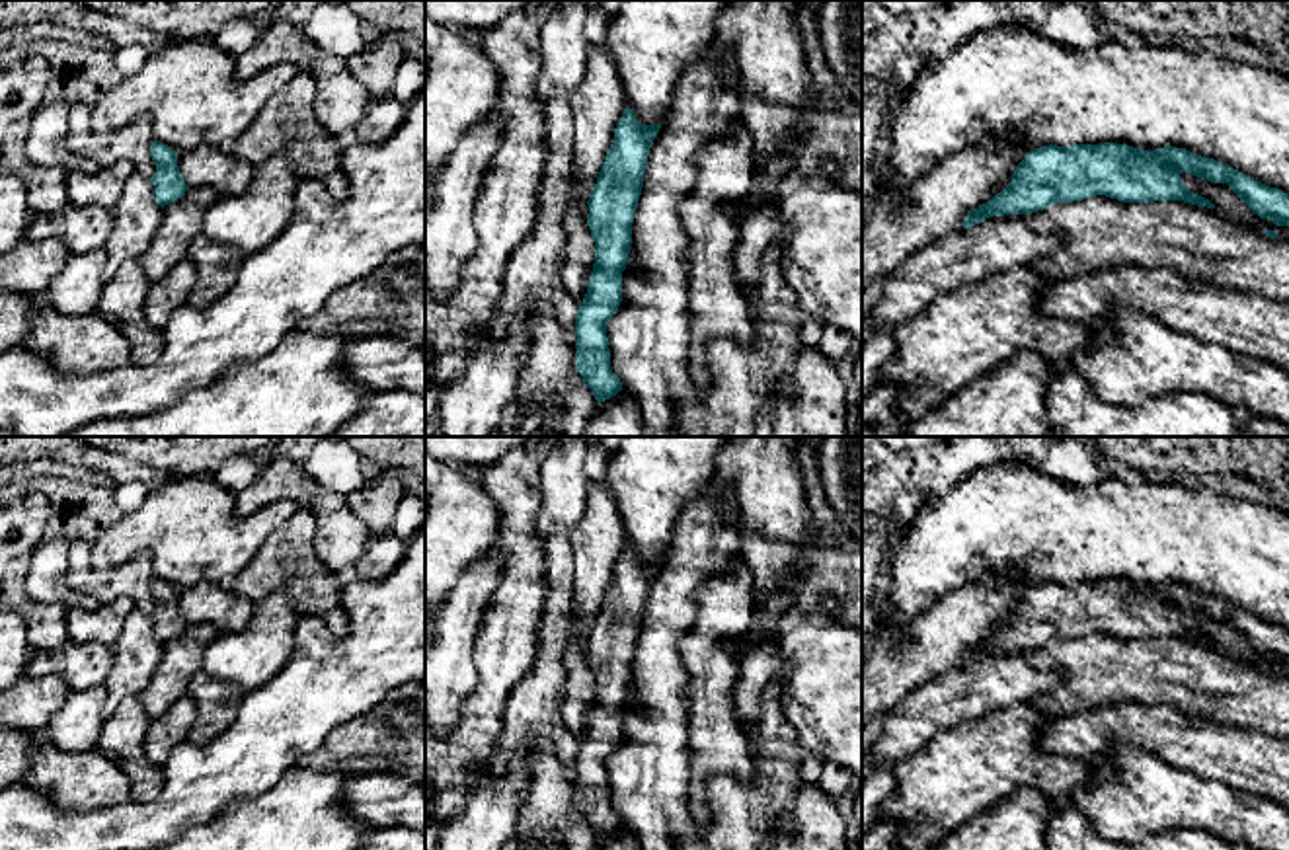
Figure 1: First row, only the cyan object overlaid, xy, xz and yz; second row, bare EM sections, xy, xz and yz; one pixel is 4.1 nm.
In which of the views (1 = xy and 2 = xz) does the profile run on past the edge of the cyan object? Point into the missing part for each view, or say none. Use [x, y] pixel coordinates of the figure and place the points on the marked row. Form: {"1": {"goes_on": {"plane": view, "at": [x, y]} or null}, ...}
{"1": {"goes_on": null}, "2": {"goes_on": null}}

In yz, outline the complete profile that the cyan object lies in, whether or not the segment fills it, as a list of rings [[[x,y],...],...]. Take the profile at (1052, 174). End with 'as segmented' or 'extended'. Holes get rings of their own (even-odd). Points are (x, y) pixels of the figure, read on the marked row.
[[[1115,142],[1049,144],[1030,150],[1016,166],[1012,181],[998,195],[969,211],[961,226],[971,228],[991,216],[1030,214],[1055,203],[1096,195],[1123,203],[1184,201],[1215,209],[1209,199],[1182,183],[1182,172],[1211,183],[1227,183],[1254,214],[1275,226],[1289,226],[1289,193],[1277,187],[1186,148],[1143,150]]]; as segmented

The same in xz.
[[[626,107],[587,201],[595,263],[575,318],[575,368],[599,404],[622,390],[620,378],[610,368],[606,324],[622,302],[622,271],[630,253],[632,222],[649,148],[659,129],[661,125],[640,123]]]; as segmented

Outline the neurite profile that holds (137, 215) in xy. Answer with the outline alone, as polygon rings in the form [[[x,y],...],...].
[[[135,172],[127,179],[119,203],[111,209],[111,218],[113,226],[103,246],[105,279],[111,279],[123,263],[140,259],[154,240],[162,222],[162,207],[154,199],[152,181]]]

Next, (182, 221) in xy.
[[[189,187],[181,199],[162,209],[162,222],[154,240],[138,259],[152,283],[187,257],[191,242],[201,234],[207,211],[218,197],[213,187]]]

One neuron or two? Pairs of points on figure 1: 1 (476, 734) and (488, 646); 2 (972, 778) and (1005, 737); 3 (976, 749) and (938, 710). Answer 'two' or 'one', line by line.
1: one
2: one
3: two

